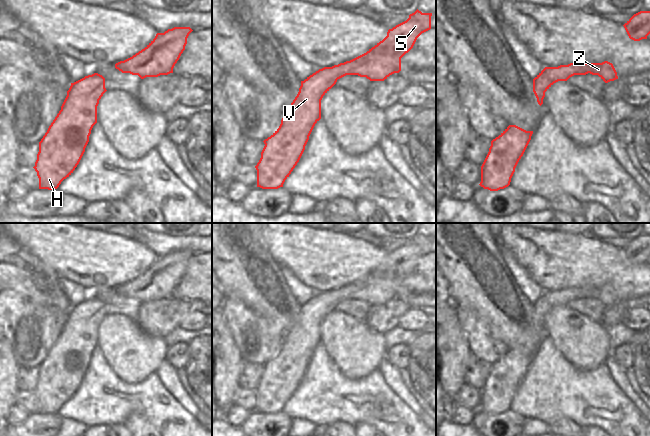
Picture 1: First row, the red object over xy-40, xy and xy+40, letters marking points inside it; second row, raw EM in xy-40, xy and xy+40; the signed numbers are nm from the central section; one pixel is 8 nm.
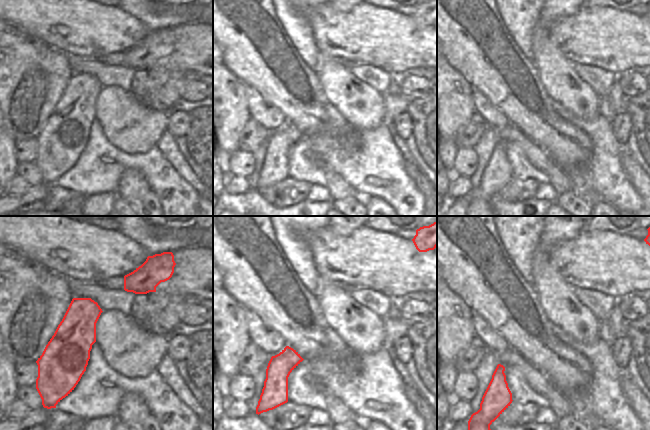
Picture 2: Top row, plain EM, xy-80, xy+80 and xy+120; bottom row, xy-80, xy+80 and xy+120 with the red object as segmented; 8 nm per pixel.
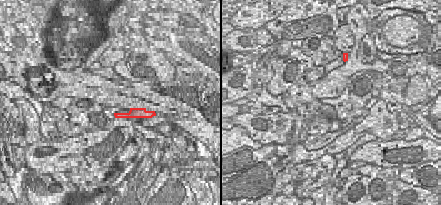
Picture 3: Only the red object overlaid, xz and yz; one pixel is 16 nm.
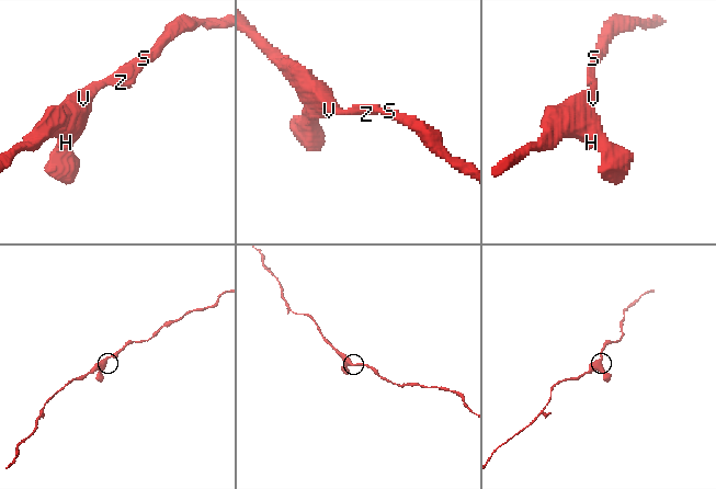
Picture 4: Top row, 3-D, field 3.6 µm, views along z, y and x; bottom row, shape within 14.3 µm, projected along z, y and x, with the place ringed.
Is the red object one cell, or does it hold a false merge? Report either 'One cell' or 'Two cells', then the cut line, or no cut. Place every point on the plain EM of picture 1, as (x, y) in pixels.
One cell. No split.

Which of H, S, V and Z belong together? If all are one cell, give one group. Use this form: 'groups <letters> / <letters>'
groups H S V Z

